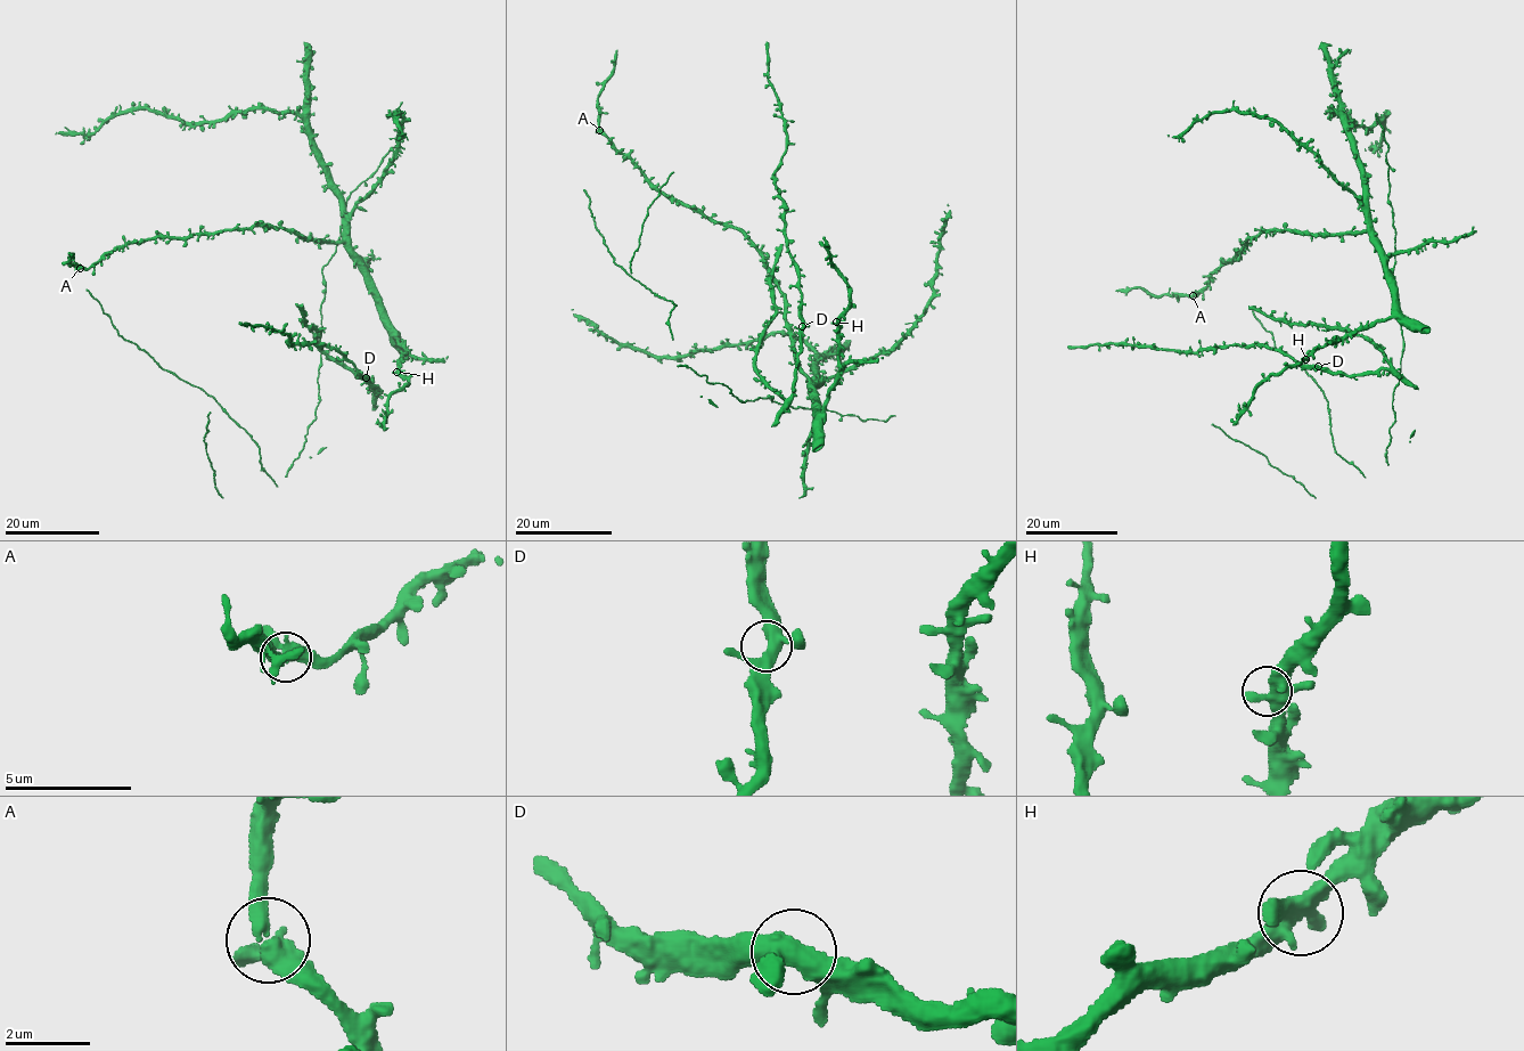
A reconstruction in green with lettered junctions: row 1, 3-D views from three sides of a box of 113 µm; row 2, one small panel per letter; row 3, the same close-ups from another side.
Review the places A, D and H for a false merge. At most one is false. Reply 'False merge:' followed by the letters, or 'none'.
False merge: none

